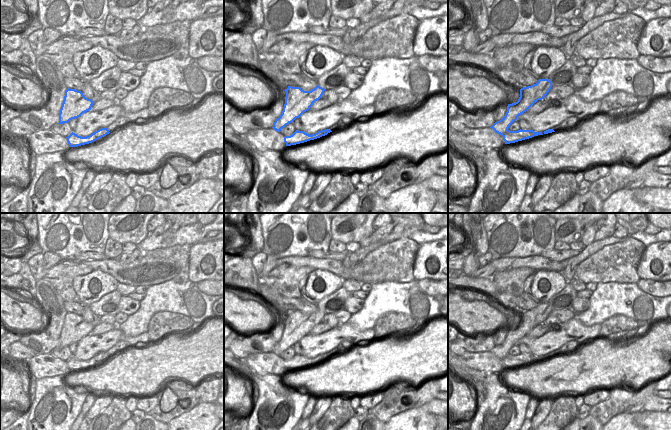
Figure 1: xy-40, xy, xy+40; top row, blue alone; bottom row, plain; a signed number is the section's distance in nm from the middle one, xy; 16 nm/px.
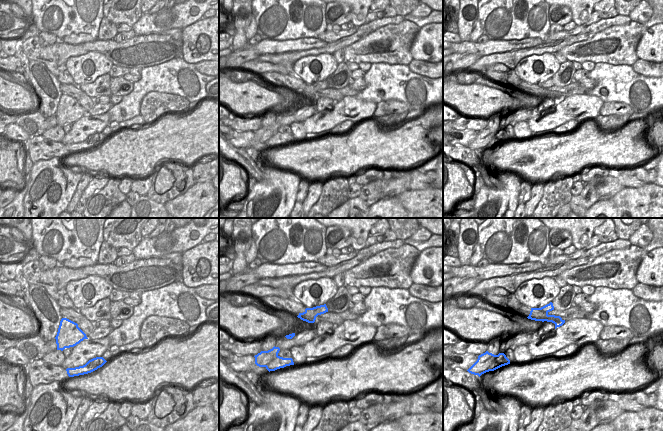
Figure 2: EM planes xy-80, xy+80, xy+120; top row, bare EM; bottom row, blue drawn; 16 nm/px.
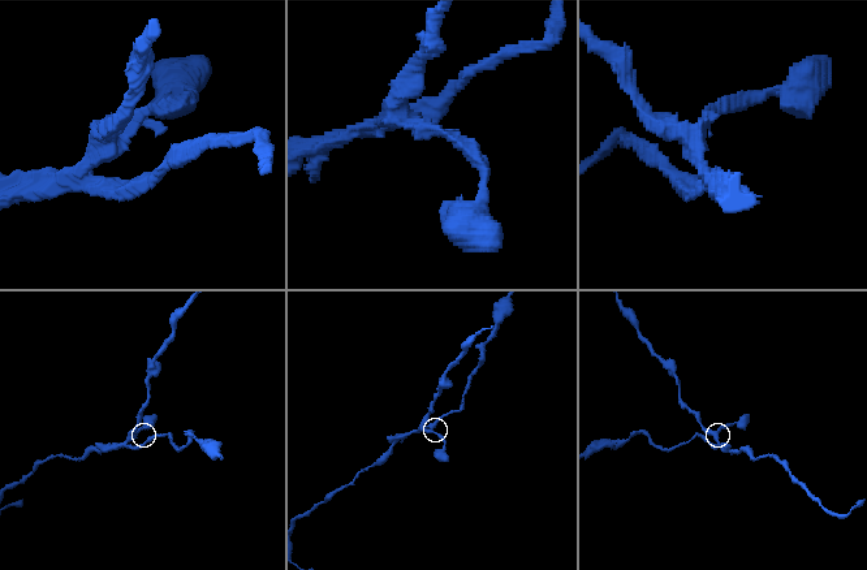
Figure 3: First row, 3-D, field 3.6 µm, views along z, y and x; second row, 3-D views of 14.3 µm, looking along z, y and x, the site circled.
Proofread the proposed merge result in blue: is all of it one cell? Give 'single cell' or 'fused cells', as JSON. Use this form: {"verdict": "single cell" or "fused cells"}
{"verdict": "fused cells"}

